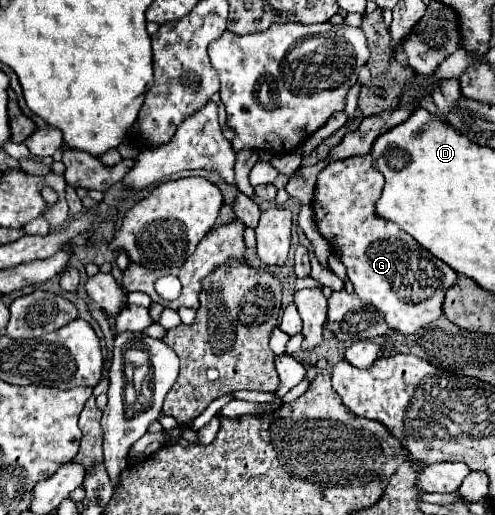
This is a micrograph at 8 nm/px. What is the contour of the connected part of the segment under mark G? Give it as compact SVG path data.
M371 155L331 161L319 173L313 211L321 235L333 245L333 251L347 267L347 277L355 293L365 303L377 307L391 329L409 335L443 315L443 297L457 281L457 273L427 249L423 251L423 247L411 235L407 237L397 223L375 213L375 203L381 197L384 184L383 175L373 167Z

